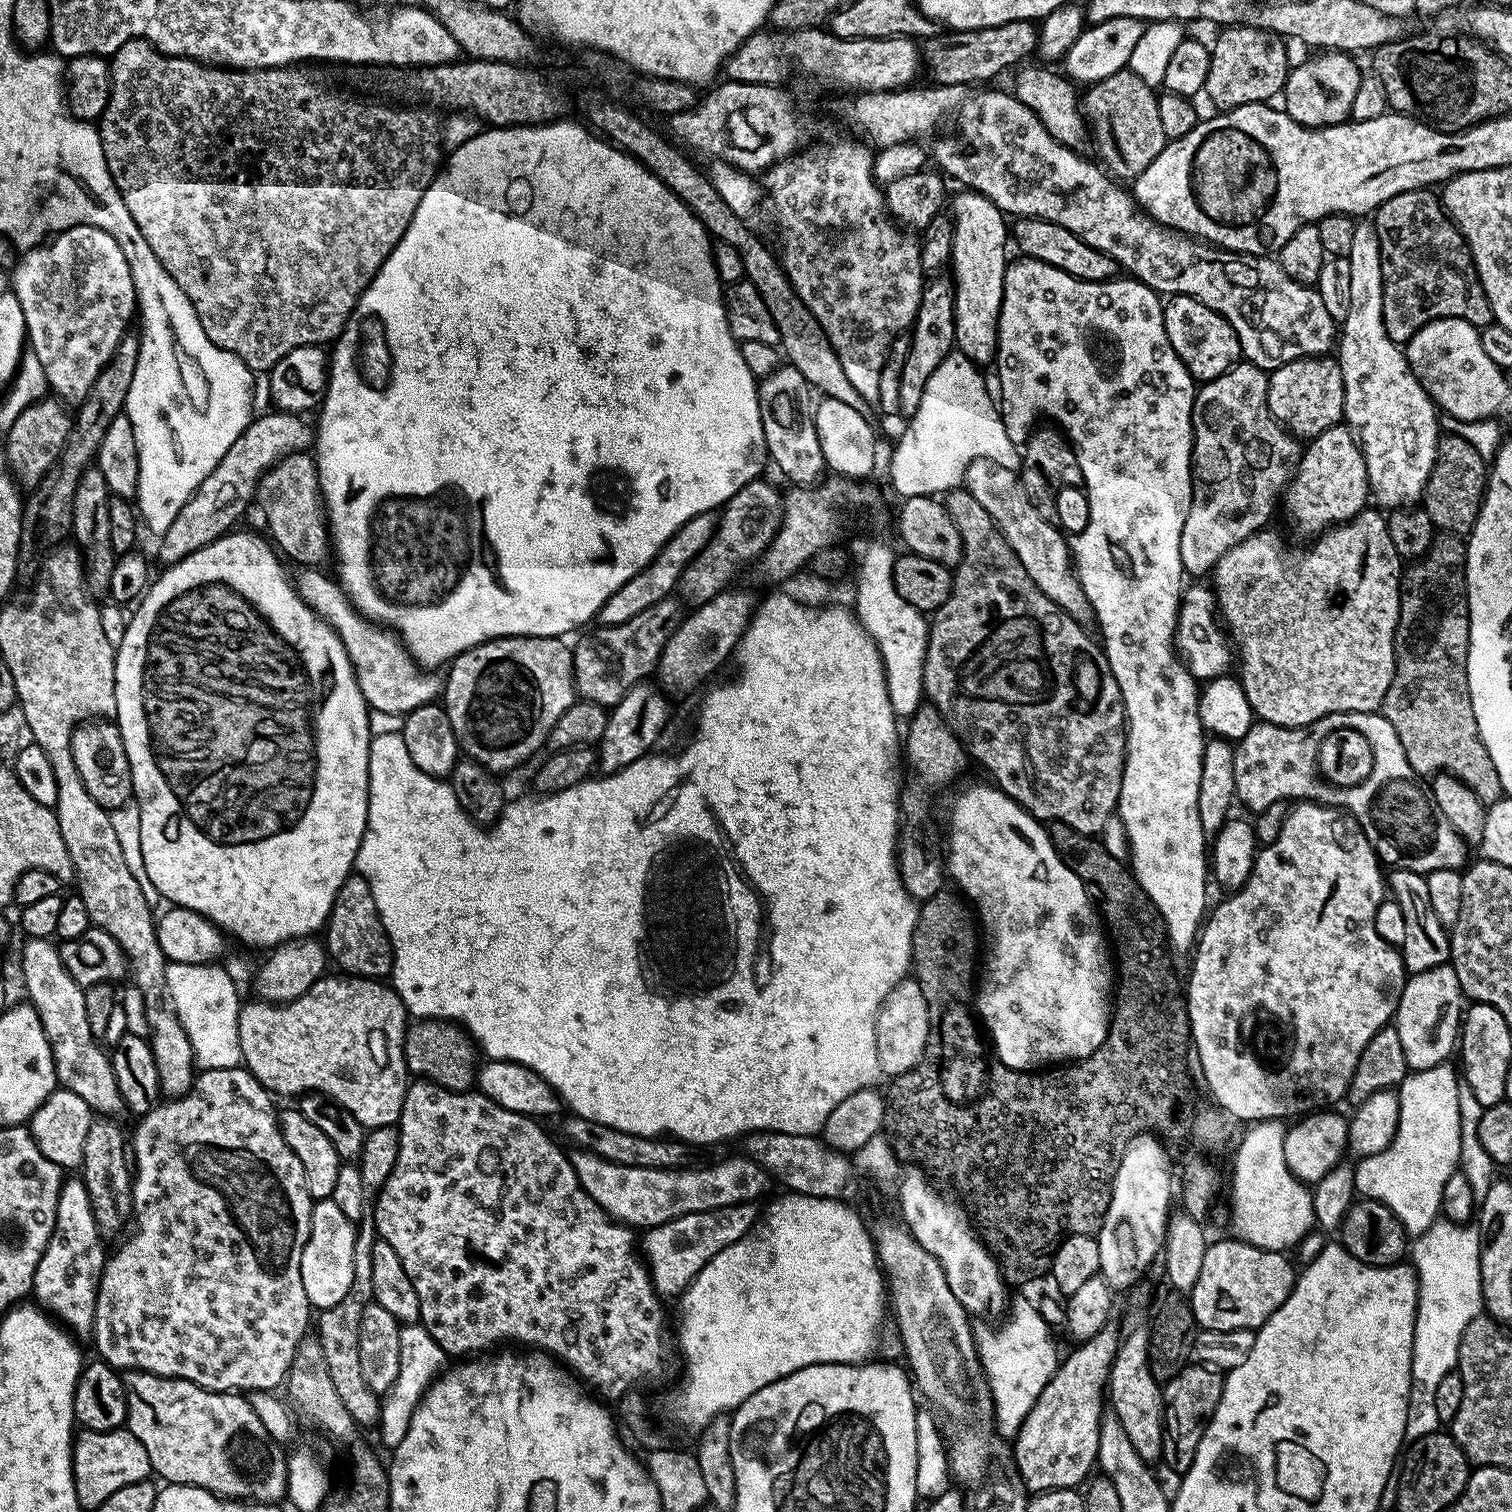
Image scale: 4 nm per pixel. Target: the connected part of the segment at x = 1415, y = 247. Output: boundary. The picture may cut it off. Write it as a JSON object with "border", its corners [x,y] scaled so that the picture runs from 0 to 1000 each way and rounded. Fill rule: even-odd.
{"border":[[[944,126],[928,127],[909,141],[914,168],[917,221],[927,229],[947,212],[967,210],[978,218],[987,214],[971,161],[958,145],[954,134],[947,128]]]}

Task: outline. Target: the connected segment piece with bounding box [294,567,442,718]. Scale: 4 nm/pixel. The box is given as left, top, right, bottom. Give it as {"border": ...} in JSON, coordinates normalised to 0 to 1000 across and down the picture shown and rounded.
{"border":[[[199,375],[196,378],[198,379],[194,381],[196,391],[209,404],[209,407],[222,417],[226,427],[229,427],[237,456],[239,456],[239,462],[247,472],[252,471],[254,474],[265,475],[276,467],[286,465],[292,460],[292,448],[288,448],[289,445],[286,443],[278,444],[272,436],[272,432],[265,425],[265,421],[248,410],[240,407],[222,383],[216,384],[214,378],[210,376]]]}

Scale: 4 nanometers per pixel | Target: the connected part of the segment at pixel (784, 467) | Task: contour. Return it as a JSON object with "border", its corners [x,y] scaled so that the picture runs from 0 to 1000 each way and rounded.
{"border":[[[517,241],[515,243],[513,243],[508,249],[505,249],[502,254],[501,255],[501,259],[502,261],[502,274],[503,278],[504,279],[505,290],[507,291],[508,302],[510,306],[513,306],[514,310],[519,313],[519,315],[522,317],[522,319],[526,321],[527,322],[536,322],[540,319],[542,319],[544,317],[546,312],[546,308],[545,306],[545,301],[543,298],[543,292],[541,291],[540,282],[538,276],[538,265],[536,265],[536,261],[537,261],[537,257],[533,253],[530,247],[528,247],[526,243],[522,241]]]}

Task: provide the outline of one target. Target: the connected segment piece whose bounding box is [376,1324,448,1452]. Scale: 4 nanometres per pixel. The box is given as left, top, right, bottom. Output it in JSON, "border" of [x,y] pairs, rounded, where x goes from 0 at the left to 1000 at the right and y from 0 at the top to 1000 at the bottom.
{"border":[[[268,876],[264,881],[265,887],[265,903],[263,906],[263,911],[257,921],[255,921],[251,931],[251,941],[249,946],[251,947],[251,952],[256,960],[263,958],[269,950],[271,945],[271,938],[276,931],[276,927],[280,923],[281,919],[290,911],[294,904],[294,901],[296,899],[291,890],[280,876]]]}

